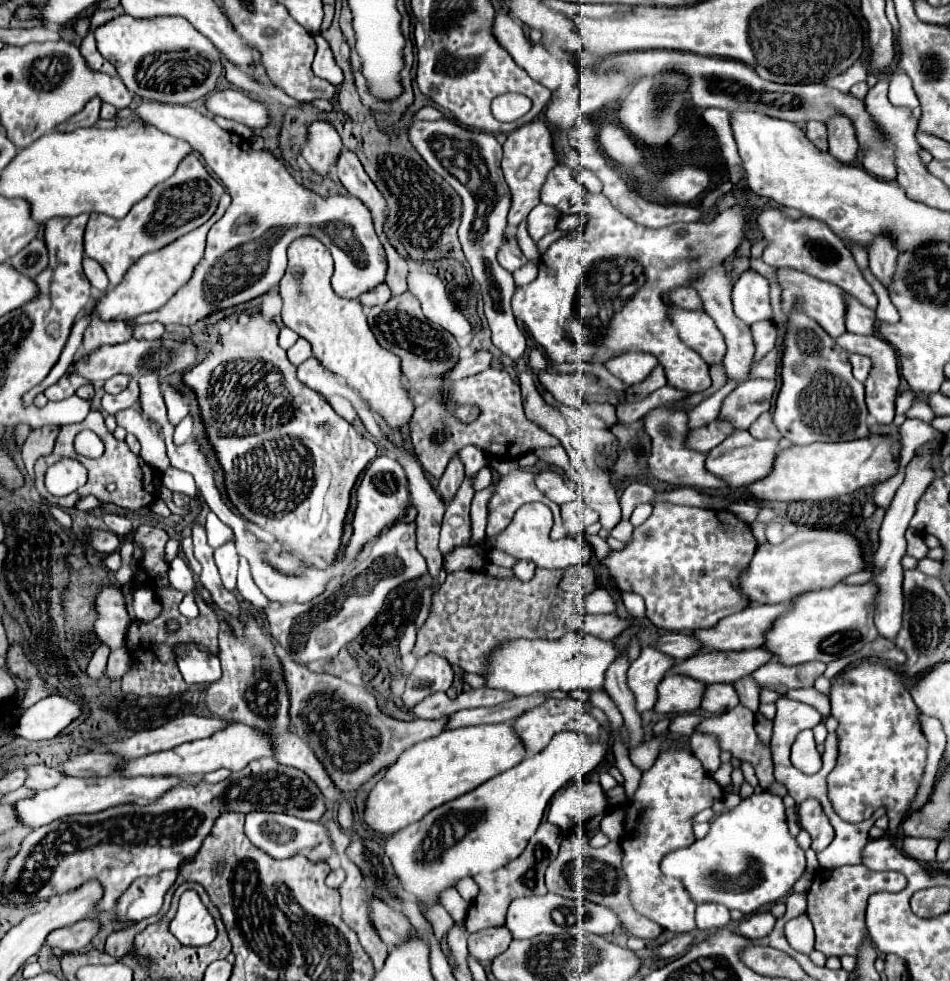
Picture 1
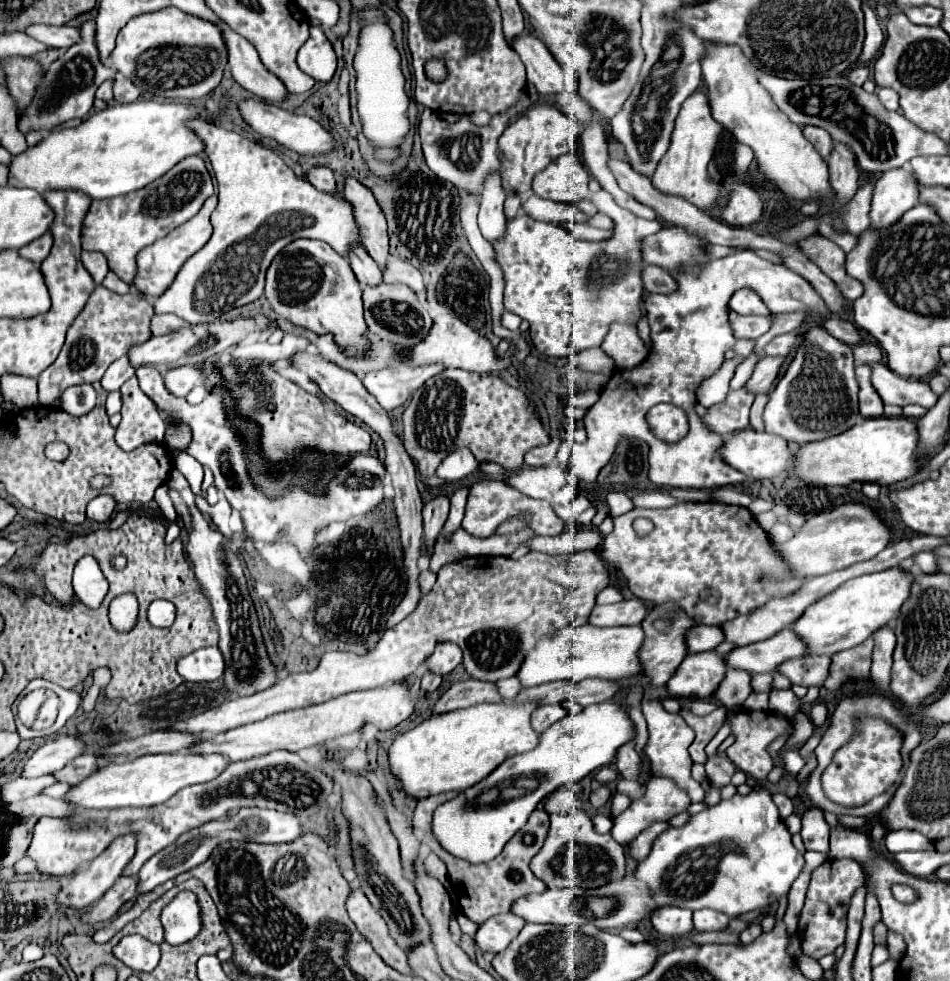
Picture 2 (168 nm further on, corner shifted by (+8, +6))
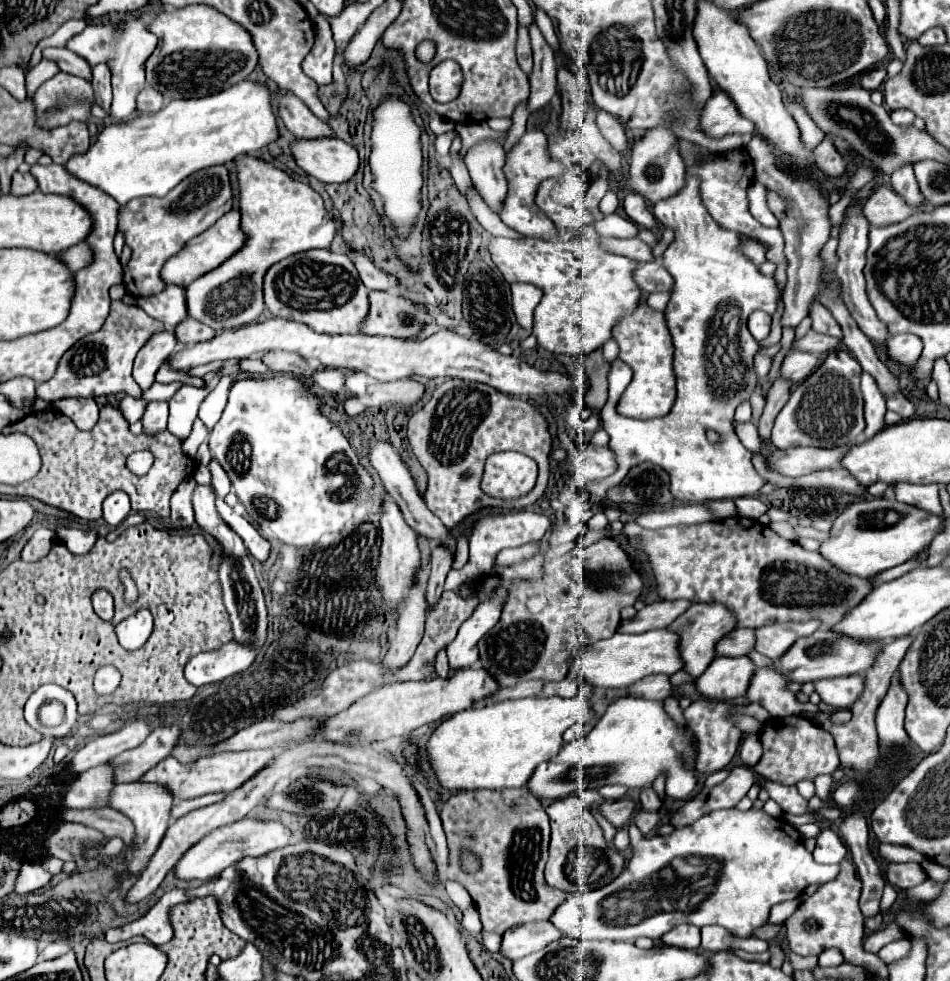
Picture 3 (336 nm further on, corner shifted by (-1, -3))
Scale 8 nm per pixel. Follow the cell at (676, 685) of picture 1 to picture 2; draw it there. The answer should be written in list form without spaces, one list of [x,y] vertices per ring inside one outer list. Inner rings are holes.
[[[715,651],[687,655],[667,683],[667,691],[677,699],[707,699],[725,675],[725,661]]]

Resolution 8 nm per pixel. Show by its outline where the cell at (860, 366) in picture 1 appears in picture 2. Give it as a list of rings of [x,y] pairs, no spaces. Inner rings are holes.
[[[861,343],[861,345],[853,347],[853,357],[855,357],[855,365],[877,363],[877,361],[881,361],[881,349],[877,345]]]

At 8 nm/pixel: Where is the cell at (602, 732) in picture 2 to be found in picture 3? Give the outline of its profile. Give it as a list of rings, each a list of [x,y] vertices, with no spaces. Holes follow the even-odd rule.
[[[624,696],[608,706],[606,714],[596,722],[596,726],[586,736],[582,736],[576,742],[566,744],[554,760],[540,764],[536,768],[536,772],[532,774],[530,782],[526,784],[526,788],[536,798],[554,800],[554,798],[564,798],[564,796],[580,792],[580,790],[596,790],[606,784],[622,784],[626,788],[642,790],[646,786],[652,786],[656,776],[664,774],[664,778],[666,778],[665,794],[668,798],[688,800],[688,798],[692,798],[692,794],[698,786],[696,766],[694,766],[694,762],[688,762],[688,760],[694,760],[696,754],[698,754],[698,750],[696,750],[694,734],[690,730],[686,730],[684,726],[678,726],[666,714],[664,702],[646,700],[646,698],[638,698],[638,696]]]

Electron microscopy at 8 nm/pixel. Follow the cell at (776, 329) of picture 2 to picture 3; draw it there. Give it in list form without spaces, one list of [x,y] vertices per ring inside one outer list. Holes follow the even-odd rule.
[[[759,381],[750,398],[750,404],[752,407],[751,421],[754,422],[754,424],[757,424],[760,416],[762,416],[765,402],[766,401],[763,398],[762,393],[761,393],[761,383]]]

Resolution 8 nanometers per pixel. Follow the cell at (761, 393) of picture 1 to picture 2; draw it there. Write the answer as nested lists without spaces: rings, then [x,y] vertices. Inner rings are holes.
[[[763,357],[757,365],[755,371],[751,375],[751,379],[745,383],[745,389],[759,395],[759,393],[767,393],[775,381],[775,377],[779,375],[779,367],[785,359],[783,357]]]

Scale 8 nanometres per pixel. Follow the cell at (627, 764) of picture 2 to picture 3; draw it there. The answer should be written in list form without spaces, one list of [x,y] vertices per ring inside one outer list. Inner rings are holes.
[[[646,788],[646,790],[640,792],[640,806],[642,806],[642,810],[656,812],[656,810],[662,808],[662,802],[660,802],[658,794],[652,788]]]

